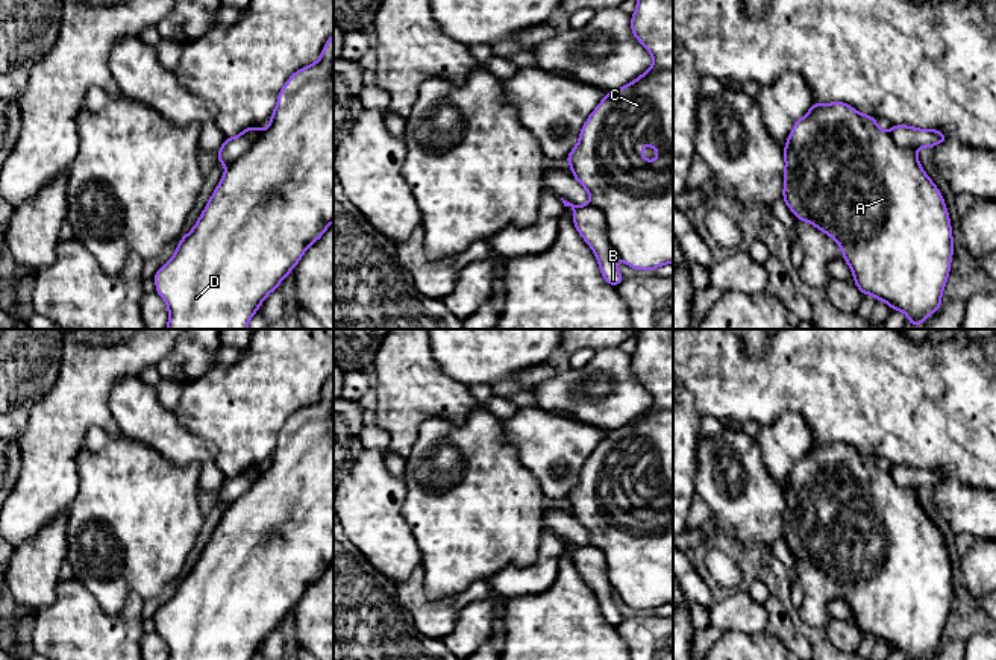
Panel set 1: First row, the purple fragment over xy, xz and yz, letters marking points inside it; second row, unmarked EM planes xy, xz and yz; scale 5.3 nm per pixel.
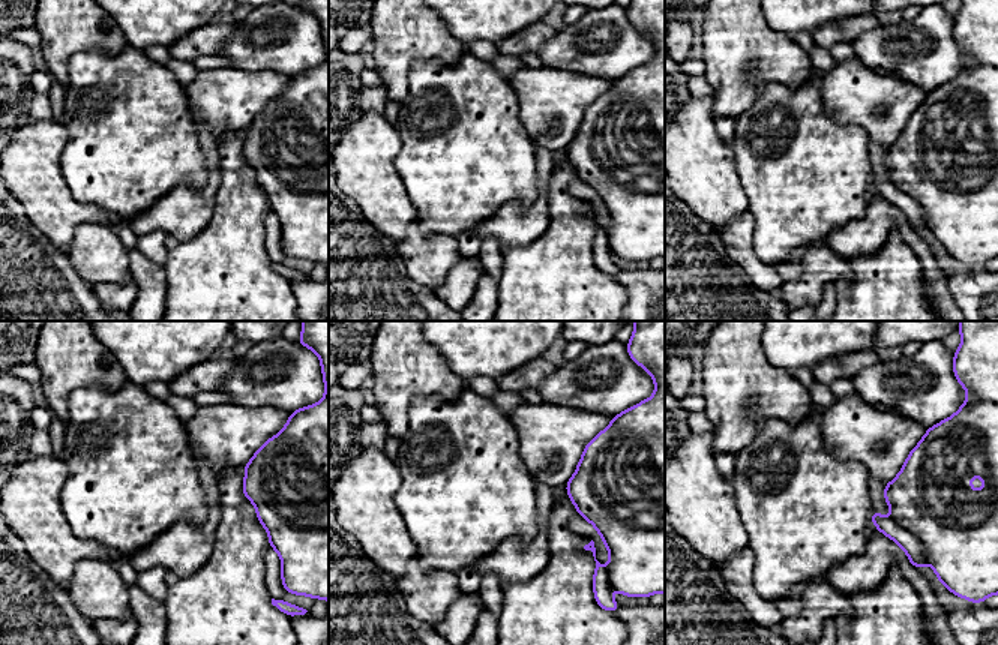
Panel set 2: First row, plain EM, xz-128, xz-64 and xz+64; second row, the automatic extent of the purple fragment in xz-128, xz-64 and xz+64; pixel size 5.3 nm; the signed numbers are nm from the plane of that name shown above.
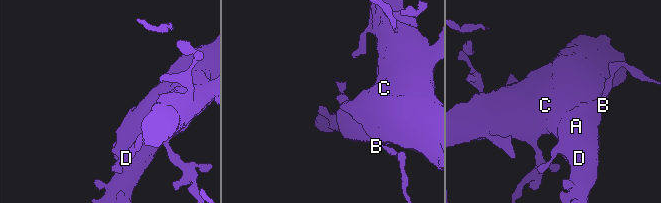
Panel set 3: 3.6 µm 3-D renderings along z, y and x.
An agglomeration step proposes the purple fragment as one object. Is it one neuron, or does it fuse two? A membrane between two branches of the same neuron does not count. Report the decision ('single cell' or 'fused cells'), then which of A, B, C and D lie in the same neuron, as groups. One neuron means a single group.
single cell | A B C D

